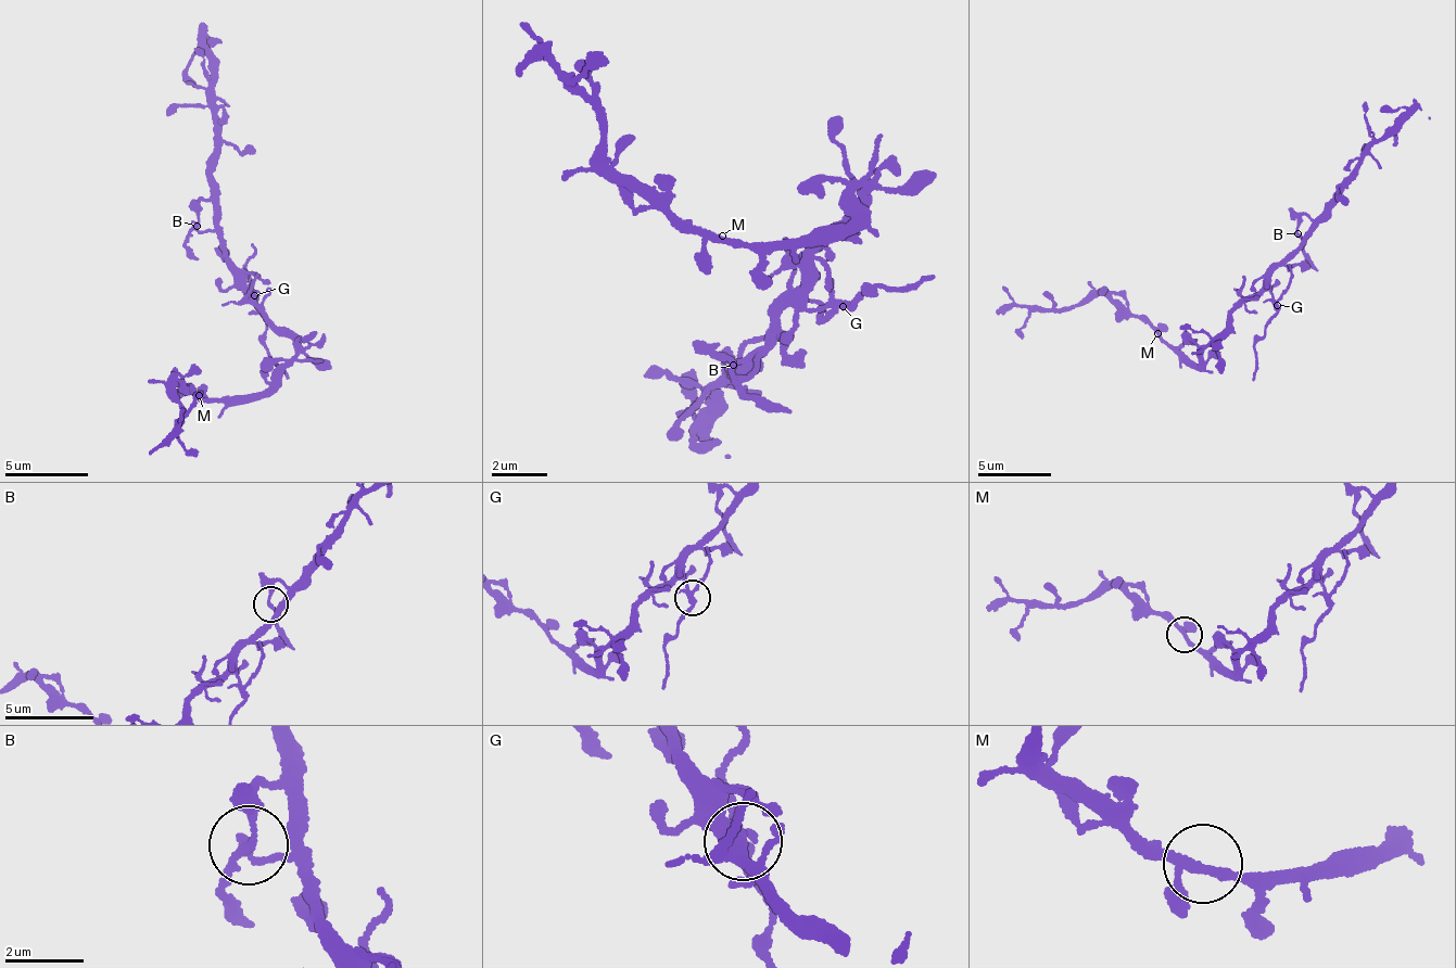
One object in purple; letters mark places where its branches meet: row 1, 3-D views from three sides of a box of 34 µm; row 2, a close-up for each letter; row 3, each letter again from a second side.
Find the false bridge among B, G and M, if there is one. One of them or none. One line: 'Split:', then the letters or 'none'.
Split: G

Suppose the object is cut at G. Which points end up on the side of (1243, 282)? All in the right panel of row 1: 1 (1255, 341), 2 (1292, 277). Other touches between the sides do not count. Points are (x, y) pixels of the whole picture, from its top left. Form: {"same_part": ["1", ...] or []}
{"same_part": []}

